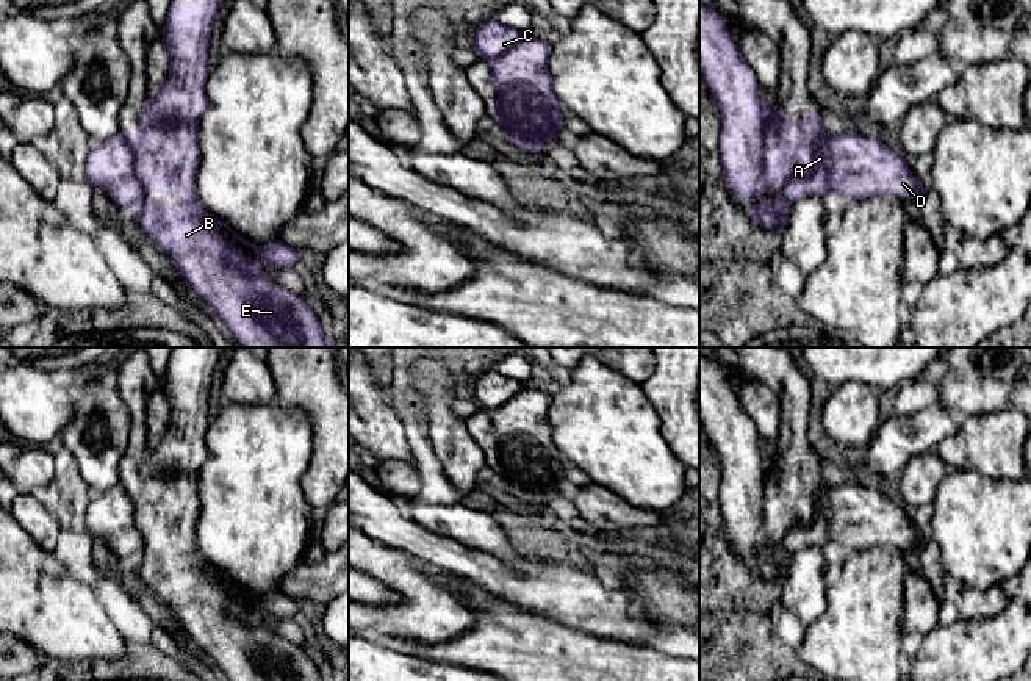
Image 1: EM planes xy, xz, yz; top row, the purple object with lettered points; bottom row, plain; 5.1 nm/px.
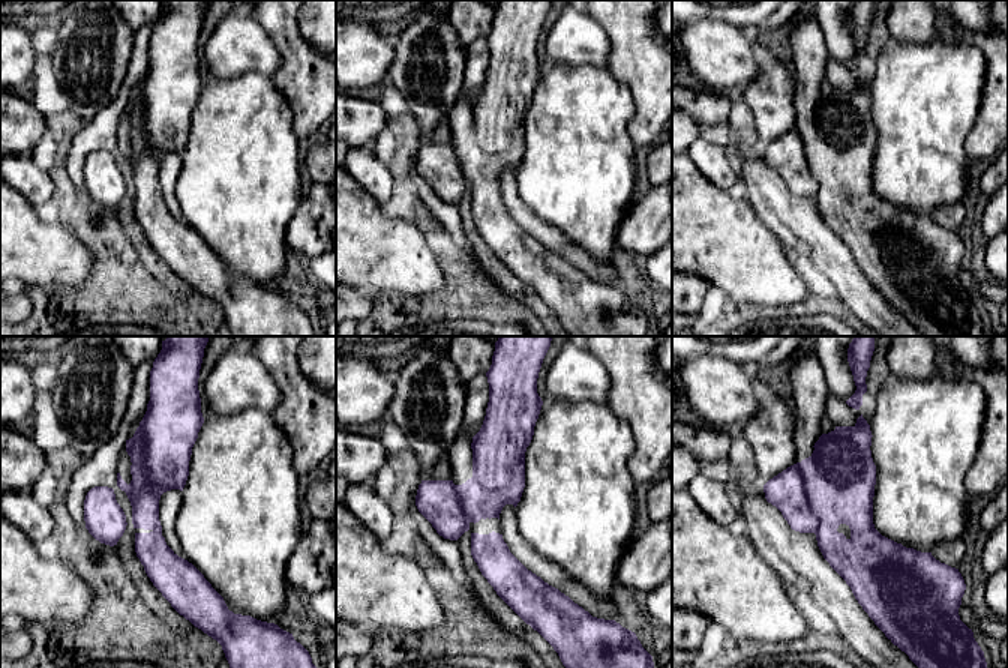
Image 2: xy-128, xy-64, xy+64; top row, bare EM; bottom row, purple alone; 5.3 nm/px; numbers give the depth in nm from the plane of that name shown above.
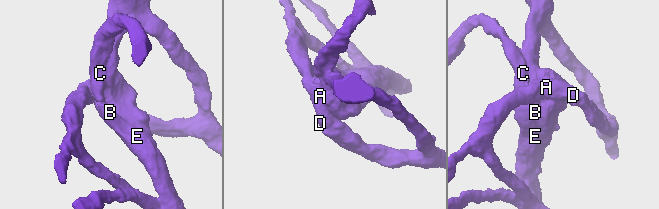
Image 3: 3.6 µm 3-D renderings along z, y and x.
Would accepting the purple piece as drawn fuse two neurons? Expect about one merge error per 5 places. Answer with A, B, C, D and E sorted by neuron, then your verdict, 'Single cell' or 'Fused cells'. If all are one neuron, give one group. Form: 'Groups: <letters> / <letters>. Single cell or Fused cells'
Groups: A B C D E. Single cell

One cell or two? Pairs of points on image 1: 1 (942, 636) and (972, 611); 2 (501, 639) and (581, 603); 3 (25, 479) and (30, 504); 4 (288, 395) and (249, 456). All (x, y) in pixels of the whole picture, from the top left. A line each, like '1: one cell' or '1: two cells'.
1: two cells
2: two cells
3: two cells
4: two cells

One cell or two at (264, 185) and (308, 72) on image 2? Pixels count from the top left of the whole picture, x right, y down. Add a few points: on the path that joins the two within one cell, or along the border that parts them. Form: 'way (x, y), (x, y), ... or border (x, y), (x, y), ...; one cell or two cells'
border (273, 83), (287, 101), (299, 138); two cells

